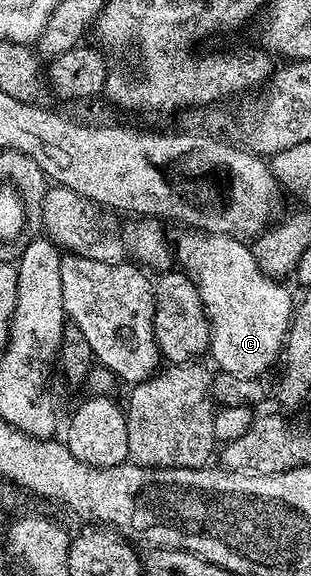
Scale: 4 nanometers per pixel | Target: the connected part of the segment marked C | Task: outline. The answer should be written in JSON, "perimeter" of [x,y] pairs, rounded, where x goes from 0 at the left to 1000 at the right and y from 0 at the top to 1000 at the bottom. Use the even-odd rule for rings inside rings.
{"perimeter":[[[630,398],[585,399],[585,408],[572,411],[569,422],[563,415],[563,450],[576,458],[579,469],[592,470],[598,477],[617,484],[621,491],[633,497],[633,512],[646,517],[646,528],[659,538],[659,556],[672,559],[672,606],[669,615],[685,616],[685,623],[701,630],[707,642],[730,649],[752,649],[756,655],[833,658],[855,648],[852,642],[875,634],[878,628],[894,628],[897,618],[907,615],[910,604],[923,594],[929,580],[929,564],[942,559],[942,542],[949,538],[949,512],[916,500],[894,486],[859,481],[833,467],[833,460],[814,444],[814,431],[797,420],[778,418],[756,408],[695,408],[675,401],[637,401]]]}

